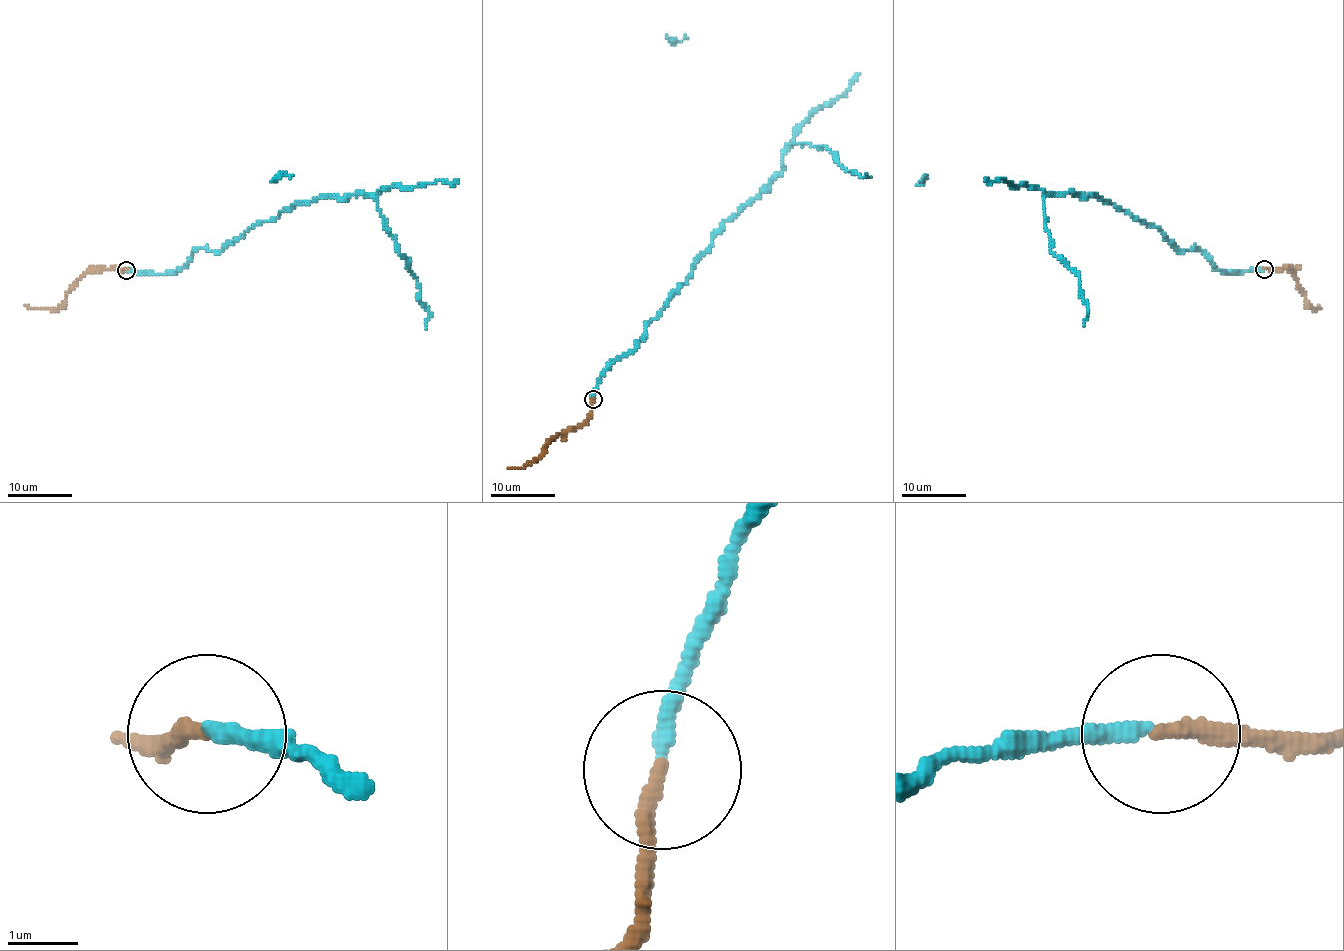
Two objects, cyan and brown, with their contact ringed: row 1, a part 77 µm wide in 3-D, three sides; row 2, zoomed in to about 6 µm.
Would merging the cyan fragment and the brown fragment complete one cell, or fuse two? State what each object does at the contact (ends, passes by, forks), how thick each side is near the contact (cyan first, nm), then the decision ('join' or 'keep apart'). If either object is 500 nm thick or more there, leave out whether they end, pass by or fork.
cyan ends; brown ends; calibres 200 and 240 nm; keep apart

